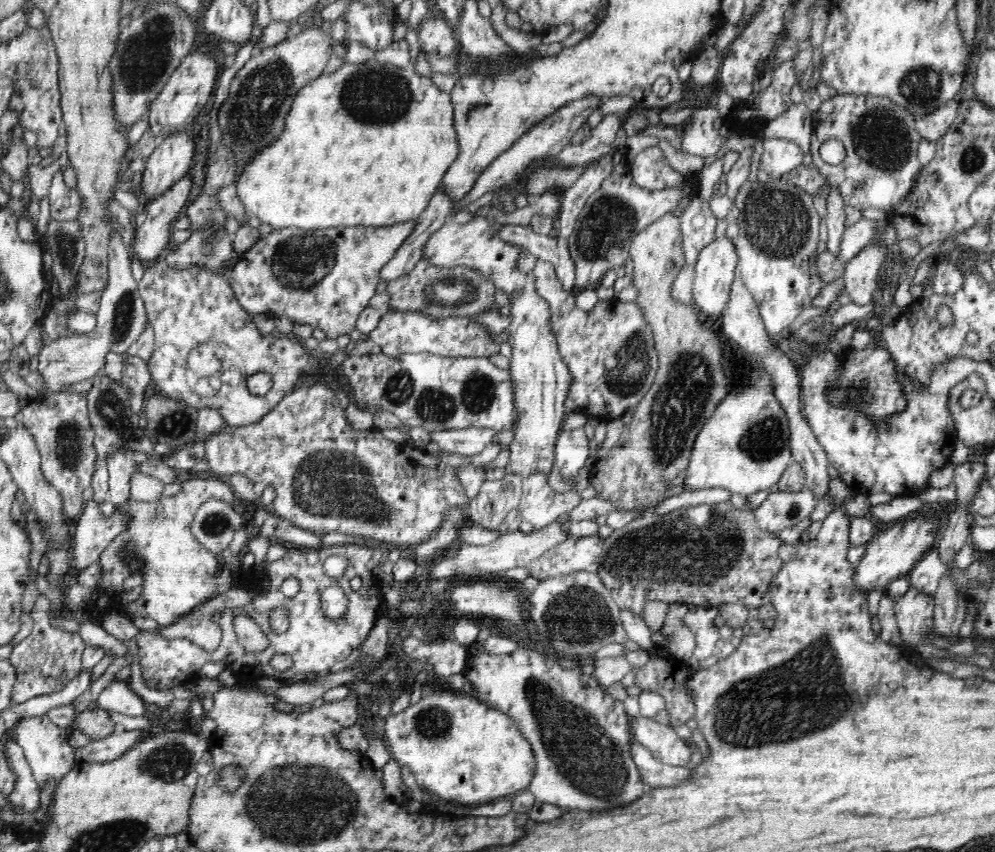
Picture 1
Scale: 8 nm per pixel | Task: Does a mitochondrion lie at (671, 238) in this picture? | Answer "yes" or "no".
no

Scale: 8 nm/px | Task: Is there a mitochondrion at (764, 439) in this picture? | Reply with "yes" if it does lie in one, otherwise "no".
yes

